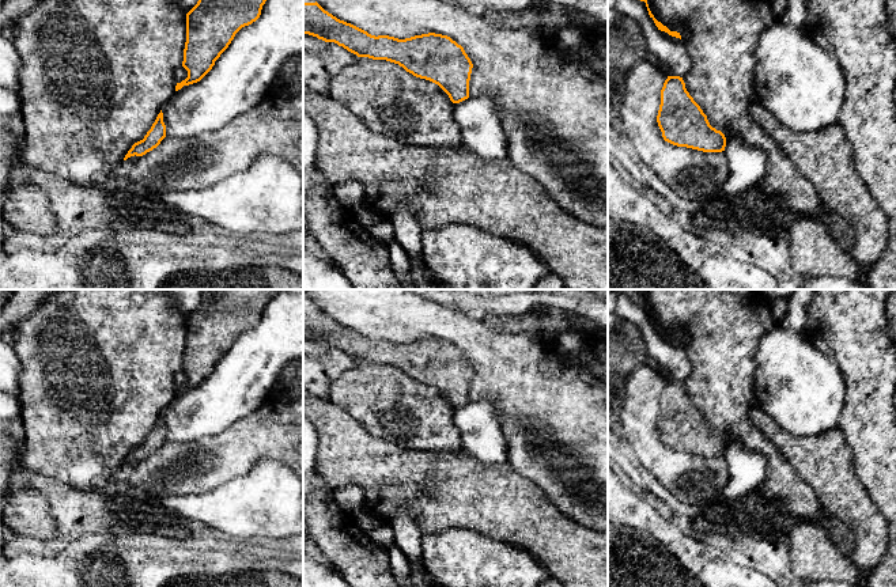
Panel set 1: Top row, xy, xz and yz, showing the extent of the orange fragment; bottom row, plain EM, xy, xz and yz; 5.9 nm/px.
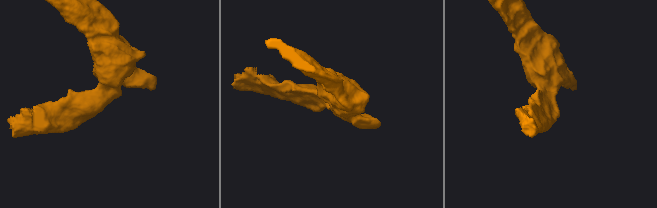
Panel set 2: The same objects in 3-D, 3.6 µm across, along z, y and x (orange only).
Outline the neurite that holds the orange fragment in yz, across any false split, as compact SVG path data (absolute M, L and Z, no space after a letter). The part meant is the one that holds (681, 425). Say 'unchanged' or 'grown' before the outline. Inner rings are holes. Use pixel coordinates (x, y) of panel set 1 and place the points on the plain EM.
unchanged; M668 380L665 385L657 427L664 444L673 450L703 457L725 455L725 439L710 429L680 380Z

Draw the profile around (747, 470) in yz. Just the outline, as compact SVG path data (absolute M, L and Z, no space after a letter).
M733 442L726 444L725 461L729 480L722 496L725 499L738 499L756 493L756 489L765 480L765 457L745 448L738 442Z

